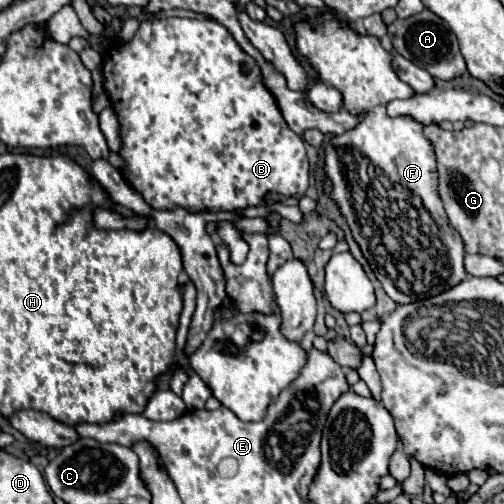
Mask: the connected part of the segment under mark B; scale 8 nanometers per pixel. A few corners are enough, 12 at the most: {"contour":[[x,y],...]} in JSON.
{"contour":[[215,20],[103,52],[153,208],[303,196],[305,142]]}

